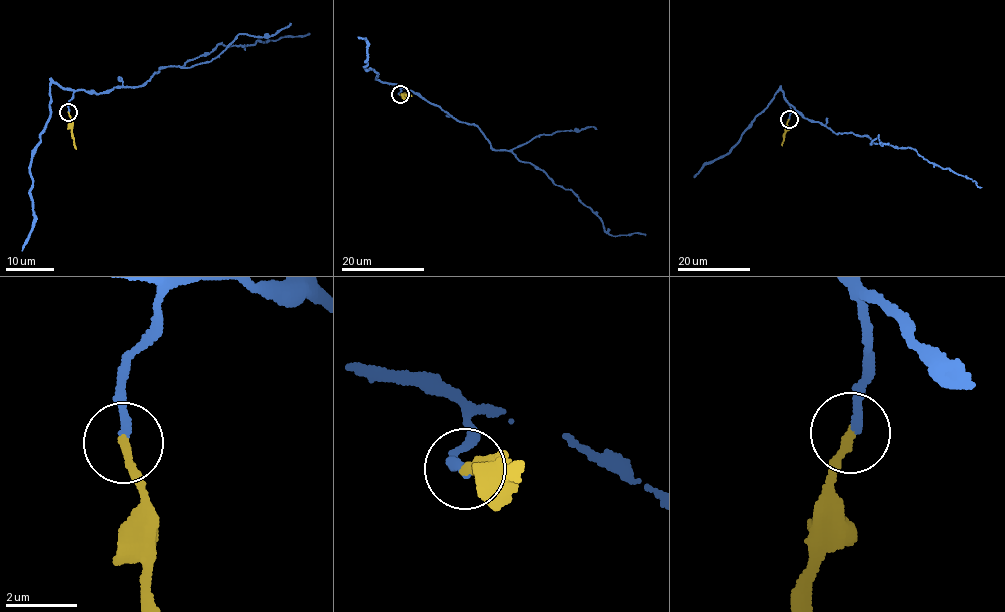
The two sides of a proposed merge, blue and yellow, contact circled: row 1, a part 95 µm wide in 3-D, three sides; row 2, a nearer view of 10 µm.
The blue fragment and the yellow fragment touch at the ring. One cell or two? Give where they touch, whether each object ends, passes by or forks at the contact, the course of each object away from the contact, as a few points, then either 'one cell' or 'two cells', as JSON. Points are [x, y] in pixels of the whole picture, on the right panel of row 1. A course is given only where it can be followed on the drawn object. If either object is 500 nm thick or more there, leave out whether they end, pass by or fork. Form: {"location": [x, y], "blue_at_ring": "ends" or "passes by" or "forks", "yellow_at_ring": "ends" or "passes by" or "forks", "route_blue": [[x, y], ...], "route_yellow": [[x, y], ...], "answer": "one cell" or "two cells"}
{"location": [789, 119], "blue_at_ring": "ends", "yellow_at_ring": "ends", "route_blue": [[789, 119], [790, 105], [838, 134], [851, 132], [874, 143], [913, 148], [981, 187]], "route_yellow": [[789, 119], [782, 145]], "answer": "one cell"}

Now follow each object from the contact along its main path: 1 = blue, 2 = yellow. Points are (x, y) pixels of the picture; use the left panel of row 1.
1: (68, 112), (74, 91), (99, 93), (145, 84), (161, 68), (181, 66), (220, 43), (246, 46), (310, 33)
2: (68, 112), (76, 149)

